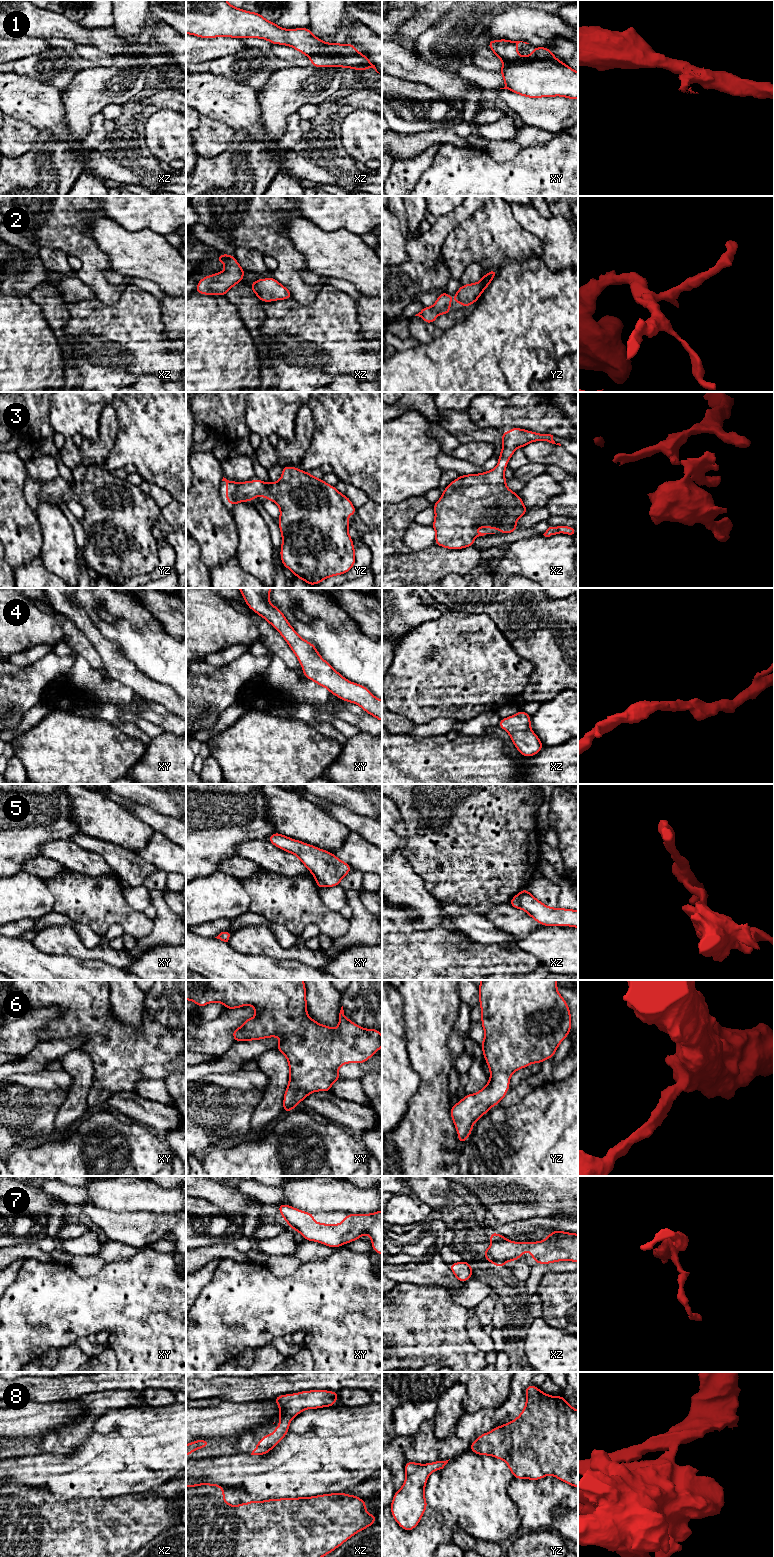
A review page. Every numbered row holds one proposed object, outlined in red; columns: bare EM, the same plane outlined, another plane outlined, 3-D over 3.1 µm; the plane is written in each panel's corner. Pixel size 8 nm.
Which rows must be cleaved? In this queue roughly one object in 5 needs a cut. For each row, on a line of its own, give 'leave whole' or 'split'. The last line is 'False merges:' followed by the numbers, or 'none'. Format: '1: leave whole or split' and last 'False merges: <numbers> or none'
1: split
2: leave whole
3: leave whole
4: leave whole
5: split
6: leave whole
7: leave whole
8: leave whole
False merges: 1, 5

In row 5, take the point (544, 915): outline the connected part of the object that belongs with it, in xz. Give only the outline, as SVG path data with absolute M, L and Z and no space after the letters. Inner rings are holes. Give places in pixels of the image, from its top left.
M527 889L517 895L520 909L543 926L571 926L578 928L578 911L574 909L551 908L537 900Z

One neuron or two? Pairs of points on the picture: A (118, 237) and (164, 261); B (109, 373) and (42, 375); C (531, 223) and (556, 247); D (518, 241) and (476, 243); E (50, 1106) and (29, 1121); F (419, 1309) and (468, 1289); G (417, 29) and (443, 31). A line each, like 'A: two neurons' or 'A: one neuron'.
A: one neuron
B: two neurons
C: one neuron
D: one neuron
E: one neuron
F: two neurons
G: two neurons

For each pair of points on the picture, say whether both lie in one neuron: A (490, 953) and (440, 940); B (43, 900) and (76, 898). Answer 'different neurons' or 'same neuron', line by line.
A: same neuron
B: different neurons

